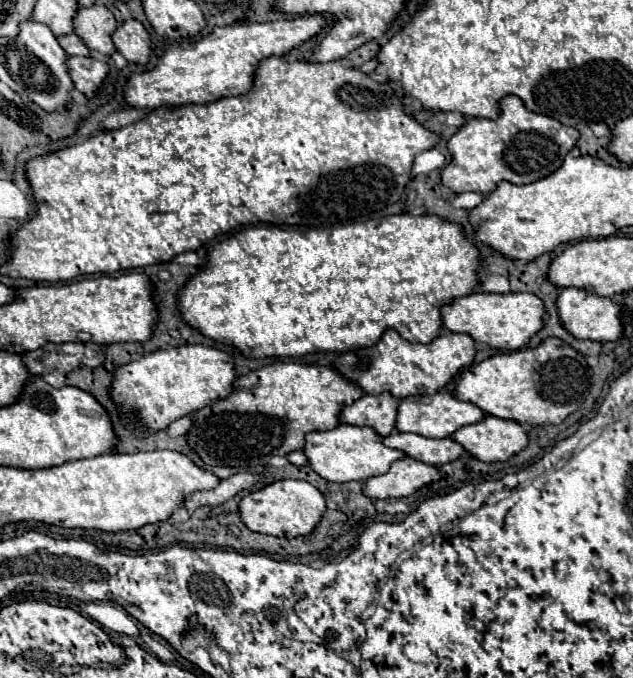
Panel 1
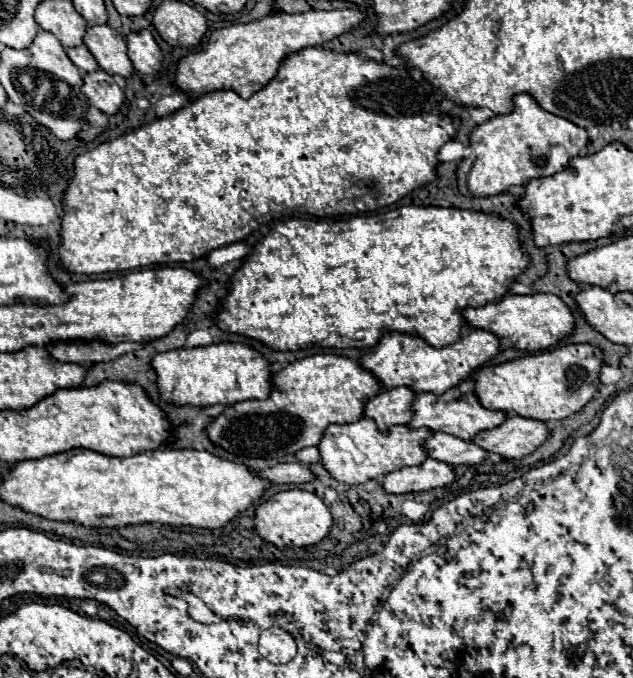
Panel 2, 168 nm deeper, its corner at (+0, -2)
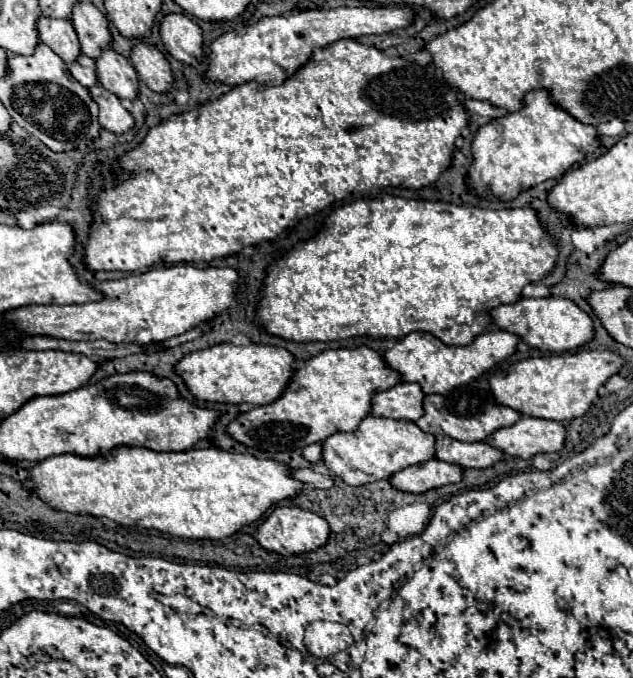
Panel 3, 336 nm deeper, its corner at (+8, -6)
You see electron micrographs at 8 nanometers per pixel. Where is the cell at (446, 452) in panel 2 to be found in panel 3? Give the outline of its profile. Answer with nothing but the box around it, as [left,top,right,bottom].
[435,437,503,469]

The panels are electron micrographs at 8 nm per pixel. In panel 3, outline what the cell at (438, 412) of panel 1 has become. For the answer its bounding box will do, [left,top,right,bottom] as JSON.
[417,377,519,441]

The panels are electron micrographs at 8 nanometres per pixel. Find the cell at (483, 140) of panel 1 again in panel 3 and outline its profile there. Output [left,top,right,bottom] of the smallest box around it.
[469,91,599,201]

